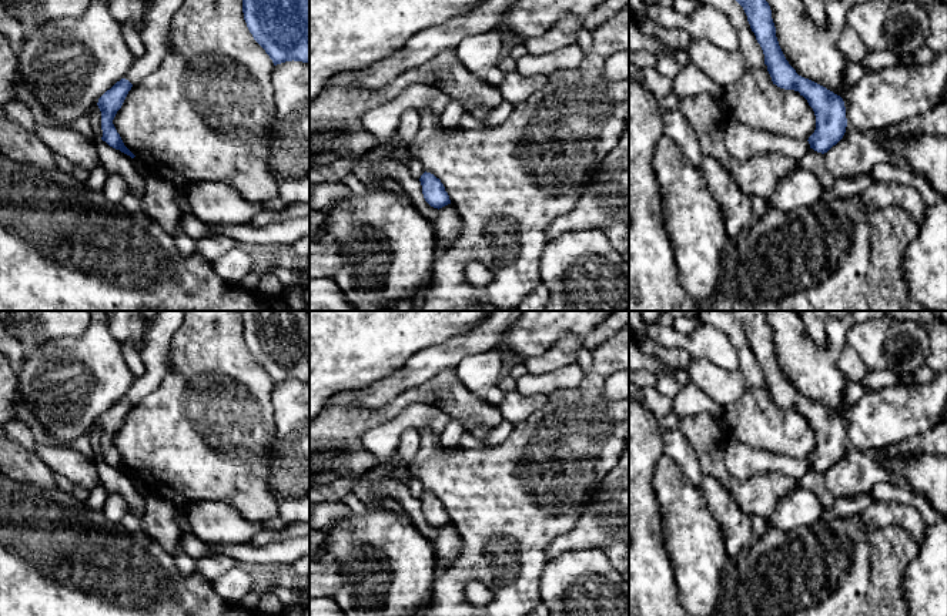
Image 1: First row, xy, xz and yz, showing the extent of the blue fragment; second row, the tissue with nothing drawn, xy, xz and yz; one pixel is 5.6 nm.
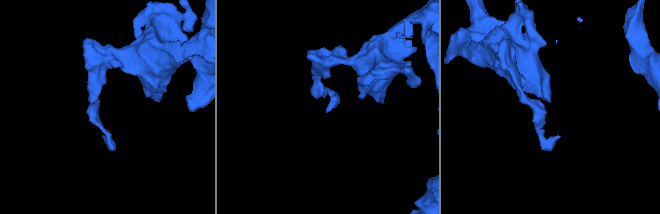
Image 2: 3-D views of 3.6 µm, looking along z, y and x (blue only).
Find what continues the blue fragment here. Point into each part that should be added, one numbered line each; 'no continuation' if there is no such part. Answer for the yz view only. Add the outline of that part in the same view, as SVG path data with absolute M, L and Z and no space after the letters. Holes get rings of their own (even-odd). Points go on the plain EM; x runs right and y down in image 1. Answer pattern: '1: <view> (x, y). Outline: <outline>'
no continuation

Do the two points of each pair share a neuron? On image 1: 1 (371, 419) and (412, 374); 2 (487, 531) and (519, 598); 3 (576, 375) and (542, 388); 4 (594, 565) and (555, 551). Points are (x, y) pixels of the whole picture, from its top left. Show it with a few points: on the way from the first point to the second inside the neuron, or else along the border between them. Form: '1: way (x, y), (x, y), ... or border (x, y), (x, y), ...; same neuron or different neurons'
1: border (411, 388), (375, 408), (350, 405); different neurons
2: way (509, 534), (522, 542), (525, 563), (522, 575); same neuron
3: way (568, 377), (551, 381); same neuron
4: border (595, 548), (572, 549), (548, 559); different neurons

